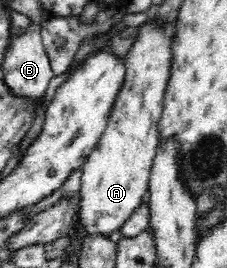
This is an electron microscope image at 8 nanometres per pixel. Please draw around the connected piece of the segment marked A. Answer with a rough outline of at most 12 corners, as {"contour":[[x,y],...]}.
{"contour":[[174,23],[141,26],[81,168],[77,220],[121,230],[149,191]]}

